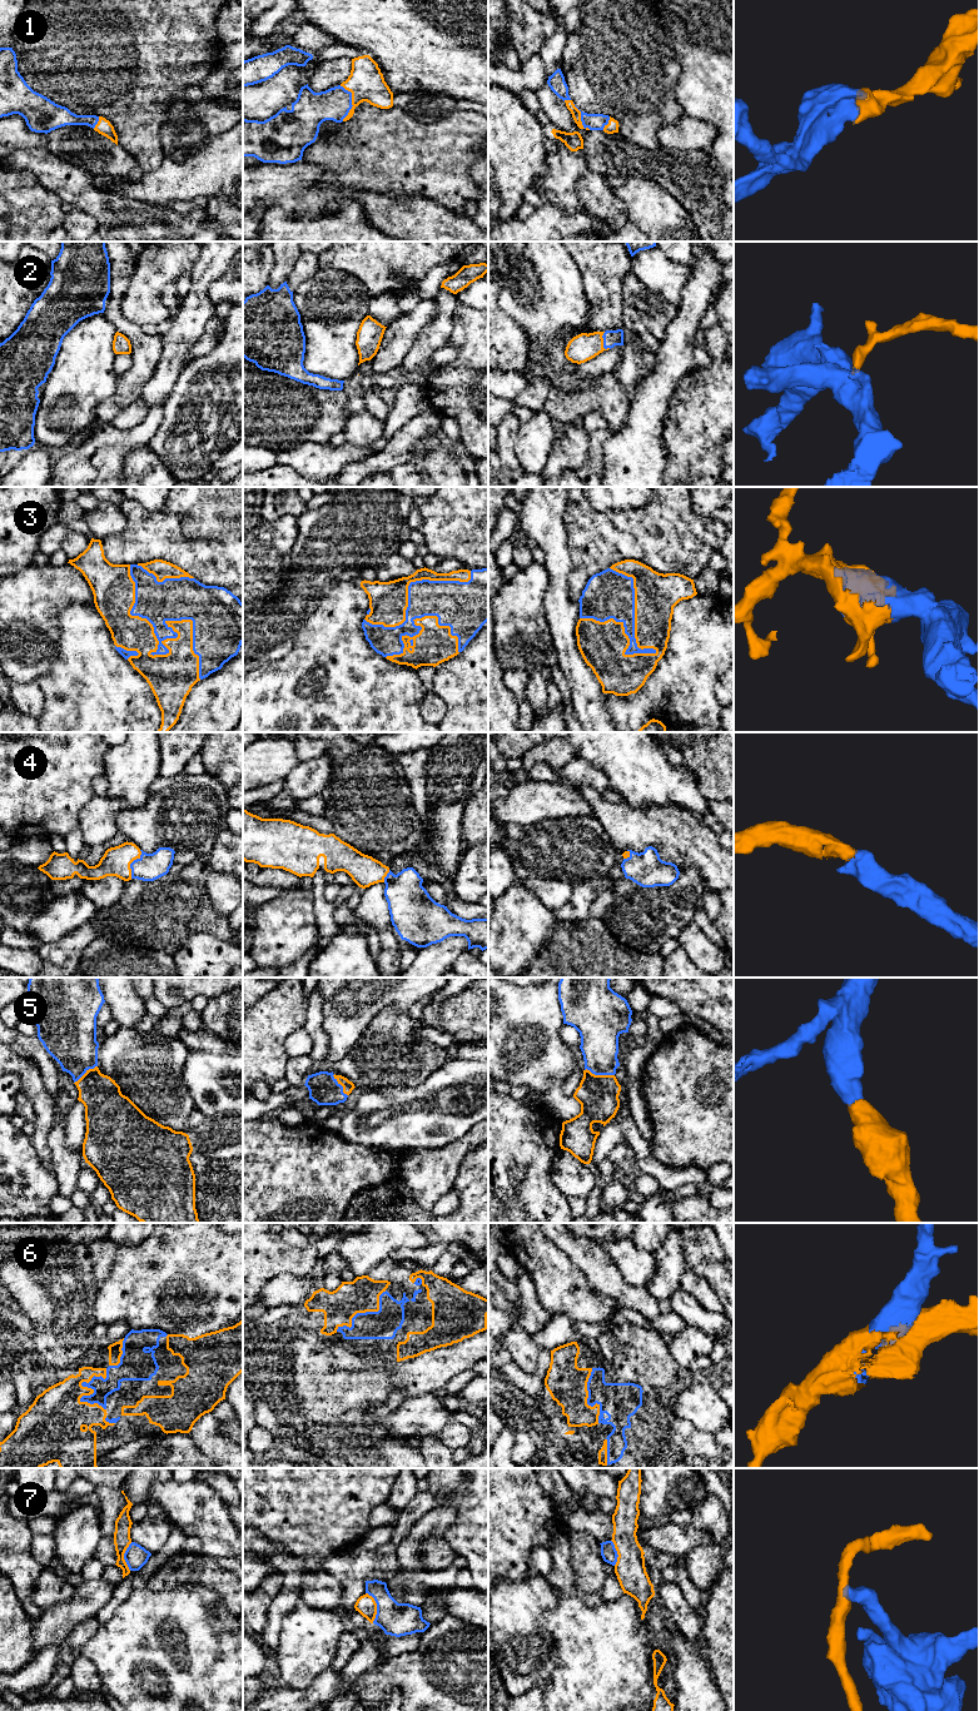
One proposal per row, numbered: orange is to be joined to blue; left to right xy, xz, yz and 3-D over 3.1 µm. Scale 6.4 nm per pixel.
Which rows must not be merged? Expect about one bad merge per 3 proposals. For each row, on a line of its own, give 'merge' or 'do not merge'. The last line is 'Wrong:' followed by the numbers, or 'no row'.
1: merge
2: merge
3: merge
4: merge
5: merge
6: merge
7: do not merge
Wrong: 7

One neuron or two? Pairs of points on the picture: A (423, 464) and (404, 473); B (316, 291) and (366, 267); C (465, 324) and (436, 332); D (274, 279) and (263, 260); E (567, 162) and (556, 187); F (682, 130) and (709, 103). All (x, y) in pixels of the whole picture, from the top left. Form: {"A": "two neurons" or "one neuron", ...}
{"A": "two neurons", "B": "two neurons", "C": "two neurons", "D": "two neurons", "E": "one neuron", "F": "two neurons"}

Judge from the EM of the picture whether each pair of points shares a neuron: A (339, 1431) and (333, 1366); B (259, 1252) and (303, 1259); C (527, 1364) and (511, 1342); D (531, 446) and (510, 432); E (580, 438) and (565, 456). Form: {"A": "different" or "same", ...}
{"A": "different", "B": "same", "C": "same", "D": "different", "E": "same"}

